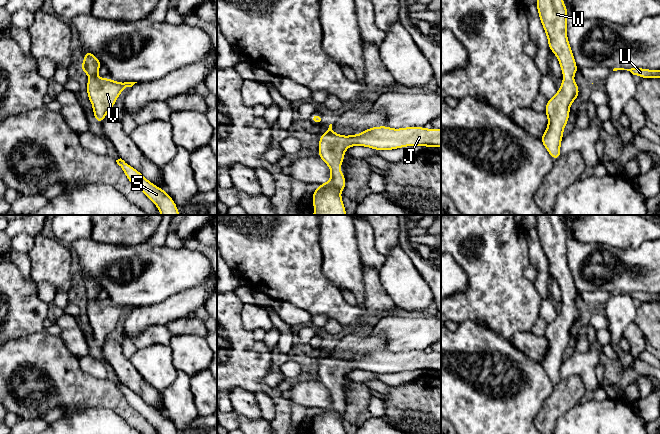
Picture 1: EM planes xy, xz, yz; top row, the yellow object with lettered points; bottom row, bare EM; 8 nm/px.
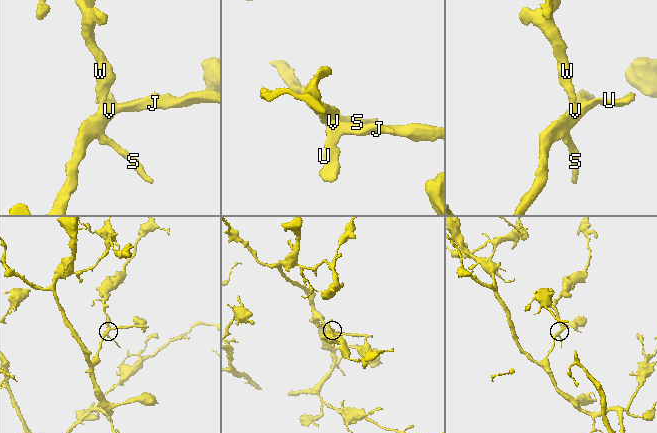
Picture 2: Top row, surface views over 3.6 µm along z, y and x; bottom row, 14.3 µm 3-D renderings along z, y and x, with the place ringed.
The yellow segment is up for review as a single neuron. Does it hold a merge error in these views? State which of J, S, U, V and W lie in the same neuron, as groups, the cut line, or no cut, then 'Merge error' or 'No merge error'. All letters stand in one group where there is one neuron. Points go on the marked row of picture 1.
Groups: J S U V W. No split. No merge error

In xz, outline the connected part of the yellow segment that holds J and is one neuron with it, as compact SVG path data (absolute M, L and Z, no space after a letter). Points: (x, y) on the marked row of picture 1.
M332 124L329 125L328 130L321 135L318 149L319 156L330 168L331 179L323 184L318 184L320 187L312 192L312 202L314 205L313 215L346 215L346 210L343 205L343 200L340 192L346 186L345 176L339 171L345 155L345 150L351 146L365 146L375 150L392 150L406 146L426 146L441 147L441 130L432 128L425 129L424 127L406 127L400 129L393 129L387 126L372 127L364 130L357 135L343 136L338 135L332 130Z

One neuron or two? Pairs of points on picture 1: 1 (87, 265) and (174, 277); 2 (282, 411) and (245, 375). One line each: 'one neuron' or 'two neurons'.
1: one neuron
2: one neuron

